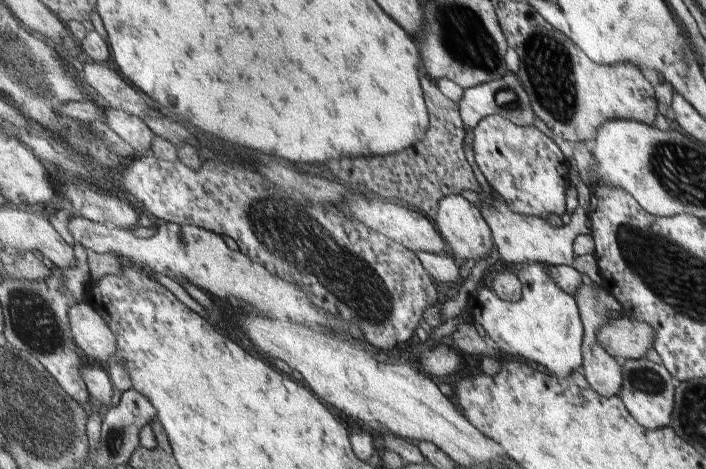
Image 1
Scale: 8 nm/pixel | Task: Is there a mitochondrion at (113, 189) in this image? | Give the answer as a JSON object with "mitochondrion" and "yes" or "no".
{"mitochondrion":"no"}

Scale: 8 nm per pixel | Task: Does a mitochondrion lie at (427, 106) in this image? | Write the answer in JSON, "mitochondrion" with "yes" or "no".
{"mitochondrion":"no"}

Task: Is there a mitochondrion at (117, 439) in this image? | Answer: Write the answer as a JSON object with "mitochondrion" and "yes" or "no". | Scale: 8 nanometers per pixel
{"mitochondrion":"yes"}

